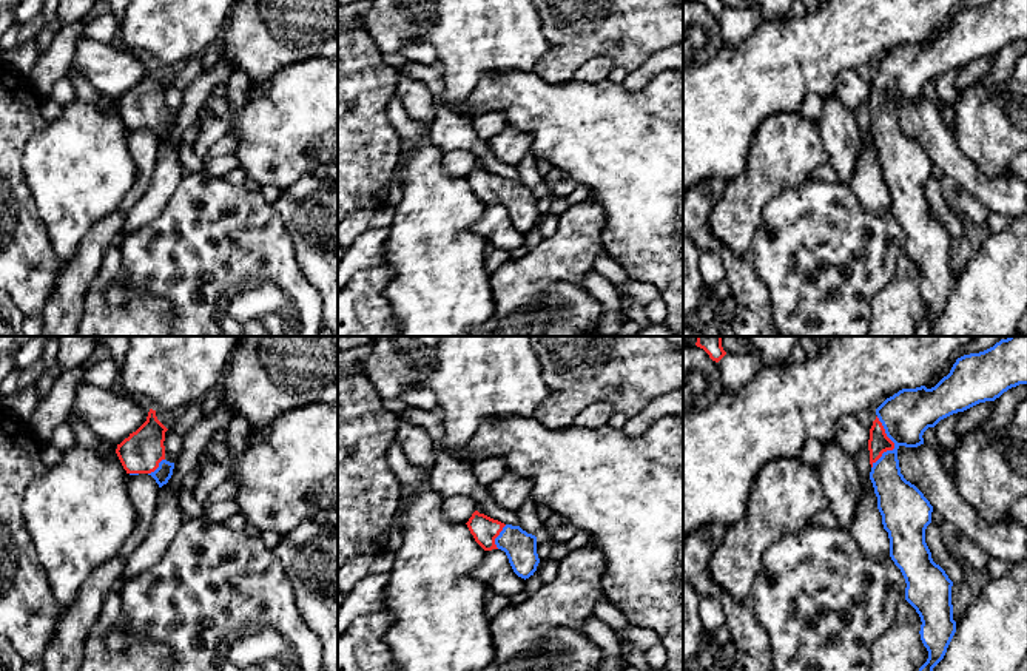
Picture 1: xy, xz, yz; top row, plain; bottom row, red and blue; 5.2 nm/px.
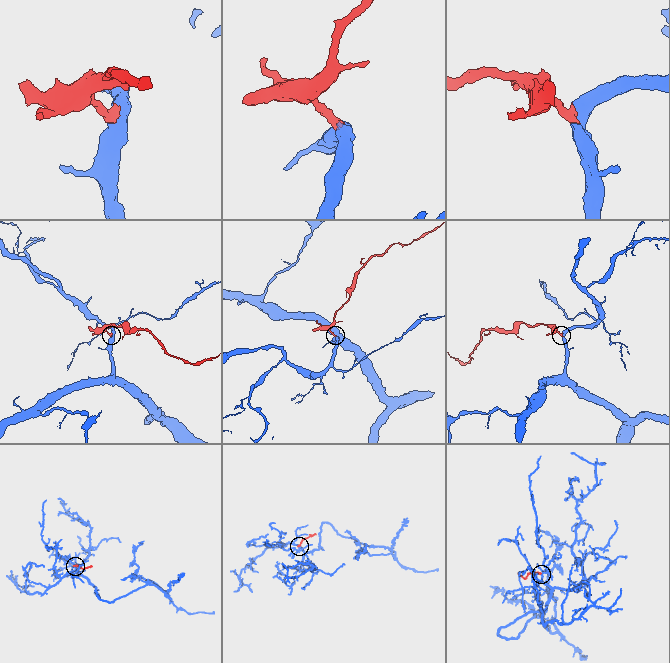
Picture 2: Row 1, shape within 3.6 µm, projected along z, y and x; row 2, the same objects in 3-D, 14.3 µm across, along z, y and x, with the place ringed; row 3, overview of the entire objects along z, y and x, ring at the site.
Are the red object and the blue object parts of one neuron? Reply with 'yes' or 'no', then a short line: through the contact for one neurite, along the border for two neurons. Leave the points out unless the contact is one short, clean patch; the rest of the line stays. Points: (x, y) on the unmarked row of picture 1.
yes; line yz (878, 97), (893, 99), (893, 82), (905, 70)

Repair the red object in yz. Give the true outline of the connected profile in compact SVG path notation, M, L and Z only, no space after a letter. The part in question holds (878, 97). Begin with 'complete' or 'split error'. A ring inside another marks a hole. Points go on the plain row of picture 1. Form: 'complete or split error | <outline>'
split error | M993 0L979 8L964 9L956 14L950 28L934 42L902 43L887 52L876 63L876 74L870 83L870 134L877 151L877 164L884 184L890 193L890 211L901 224L907 242L905 255L921 271L921 295L928 305L927 316L919 322L916 336L936 336L933 322L944 313L956 287L953 275L951 241L945 225L931 213L925 197L925 184L931 177L933 160L924 148L904 133L899 122L897 103L924 99L924 86L941 74L964 66L979 57L995 56L1004 46L1019 39L1027 39L1027 0Z

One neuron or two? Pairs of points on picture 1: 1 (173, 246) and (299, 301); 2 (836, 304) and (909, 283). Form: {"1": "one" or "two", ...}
{"1": "one", "2": "two"}

